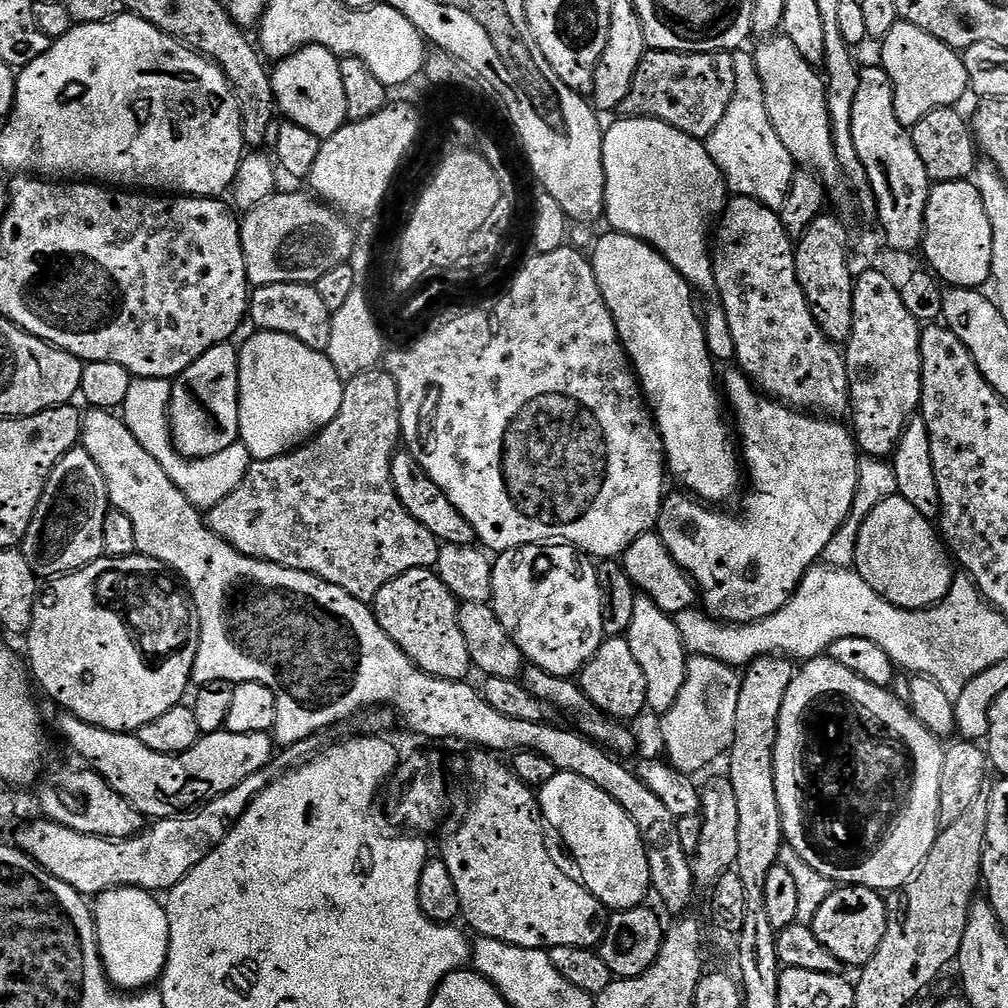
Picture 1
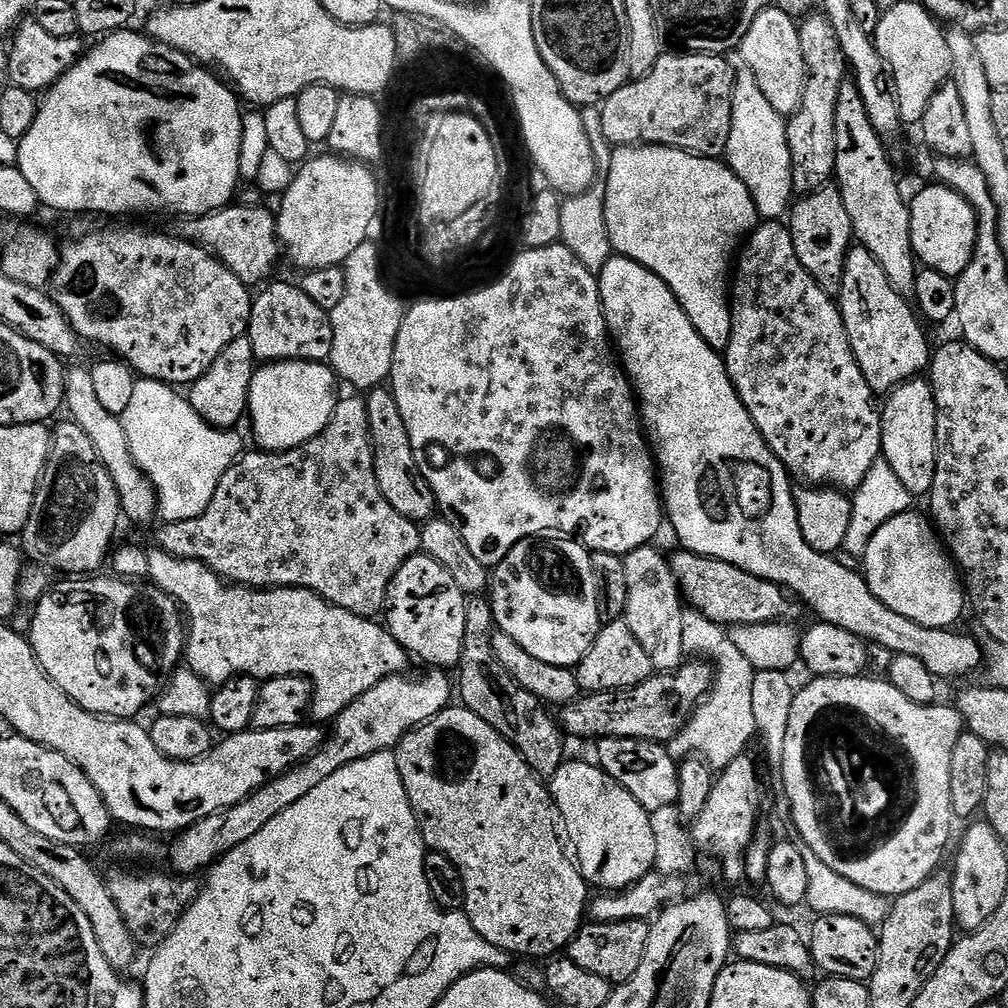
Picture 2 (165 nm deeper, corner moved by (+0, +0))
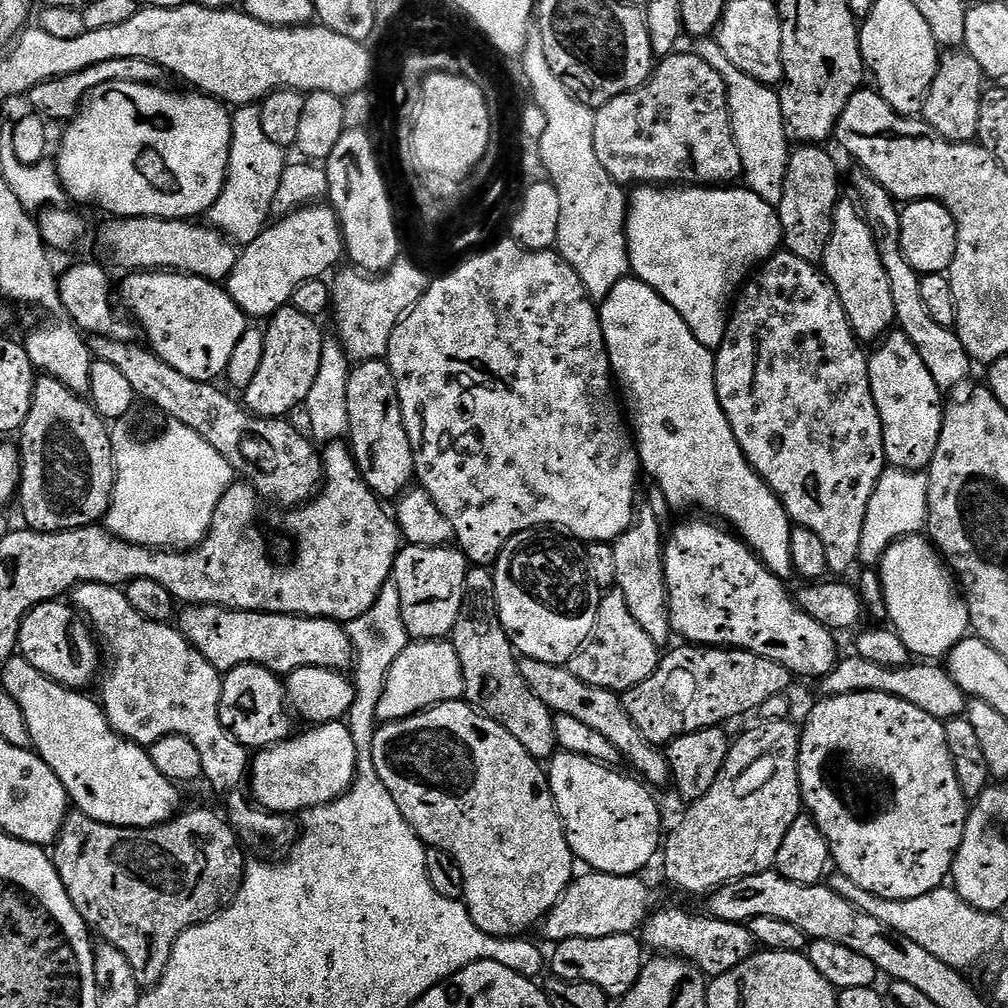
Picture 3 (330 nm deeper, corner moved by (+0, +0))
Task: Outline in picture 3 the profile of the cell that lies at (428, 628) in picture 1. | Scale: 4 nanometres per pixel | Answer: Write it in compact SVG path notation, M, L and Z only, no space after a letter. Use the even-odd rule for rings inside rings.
M408 544L401 547L392 567L394 583L402 598L402 620L413 641L451 637L465 598L464 583L470 565L456 546L431 548Z

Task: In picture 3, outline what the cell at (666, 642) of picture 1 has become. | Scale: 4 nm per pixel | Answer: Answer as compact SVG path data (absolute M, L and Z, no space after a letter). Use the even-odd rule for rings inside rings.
M647 506L637 511L632 526L627 528L612 544L614 563L618 570L616 588L626 598L626 606L630 606L630 614L638 621L638 626L654 638L658 646L664 646L668 639L673 639L672 623L668 613L668 587L664 577L665 533L660 533L662 523Z

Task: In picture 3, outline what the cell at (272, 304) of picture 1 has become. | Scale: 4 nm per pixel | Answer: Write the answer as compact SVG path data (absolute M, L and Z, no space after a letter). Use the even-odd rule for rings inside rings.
M291 306L279 308L275 316L267 321L264 328L266 350L262 352L262 366L258 366L258 374L254 374L254 382L243 389L242 403L254 416L266 418L288 418L296 407L303 405L310 394L310 386L314 386L314 378L318 378L318 366L322 366L322 350L326 333L320 329L321 321L315 316L307 316Z

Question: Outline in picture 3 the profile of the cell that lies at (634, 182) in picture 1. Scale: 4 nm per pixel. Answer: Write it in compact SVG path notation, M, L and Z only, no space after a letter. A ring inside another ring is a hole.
M640 186L633 191L636 193L631 193L628 202L628 257L632 263L631 271L634 273L635 279L648 284L663 300L670 302L670 306L674 306L674 310L678 310L678 314L682 314L686 326L690 326L694 338L698 338L698 342L702 342L702 346L713 350L720 348L726 338L730 305L733 303L734 297L739 293L745 281L749 279L753 269L769 260L781 247L784 239L779 211L762 198L758 198L758 194L754 194L751 188L736 187L740 186Z

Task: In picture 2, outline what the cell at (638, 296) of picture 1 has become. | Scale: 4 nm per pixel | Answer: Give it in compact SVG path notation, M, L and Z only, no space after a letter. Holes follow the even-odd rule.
M614 254L606 262L604 269L598 274L598 279L600 281L600 301L604 307L604 317L608 323L608 330L615 347L618 349L619 363L622 365L624 371L628 373L628 378L632 382L634 395L638 401L642 427L654 453L654 463L658 469L658 487L662 493L662 508L666 513L667 523L668 520L672 523L672 528L676 531L677 538L680 539L679 547L683 551L693 552L696 556L709 556L710 558L718 558L722 562L730 562L730 566L738 566L738 570L746 570L746 574L754 574L758 578L779 584L781 588L787 590L793 597L803 601L810 609L811 615L813 612L816 618L819 618L823 623L833 624L842 630L850 630L850 634L854 634L869 645L875 646L877 644L878 647L885 648L888 654L918 658L926 665L926 670L930 670L930 674L934 677L968 676L980 663L982 663L981 665L985 663L985 649L982 647L982 644L980 648L979 642L974 637L963 636L962 633L956 632L960 630L953 630L952 628L922 626L918 622L910 622L910 618L902 618L902 614L894 614L894 610L890 610L890 606L883 604L872 593L867 580L864 579L863 575L855 567L847 568L846 566L842 566L842 562L835 555L814 550L806 542L806 538L802 534L802 526L800 525L800 512L796 509L794 484L791 484L793 481L790 479L788 469L772 453L770 446L762 438L758 426L754 426L754 422L750 418L746 406L742 406L742 402L732 385L732 380L728 376L728 368L724 365L723 355L714 351L704 341L702 334L698 334L698 330L694 330L694 326L690 322L686 310L682 310L678 298L674 298L670 286L666 286L666 282L662 282L662 278L658 278L658 274L654 274L650 269L638 262L627 260L625 256Z

